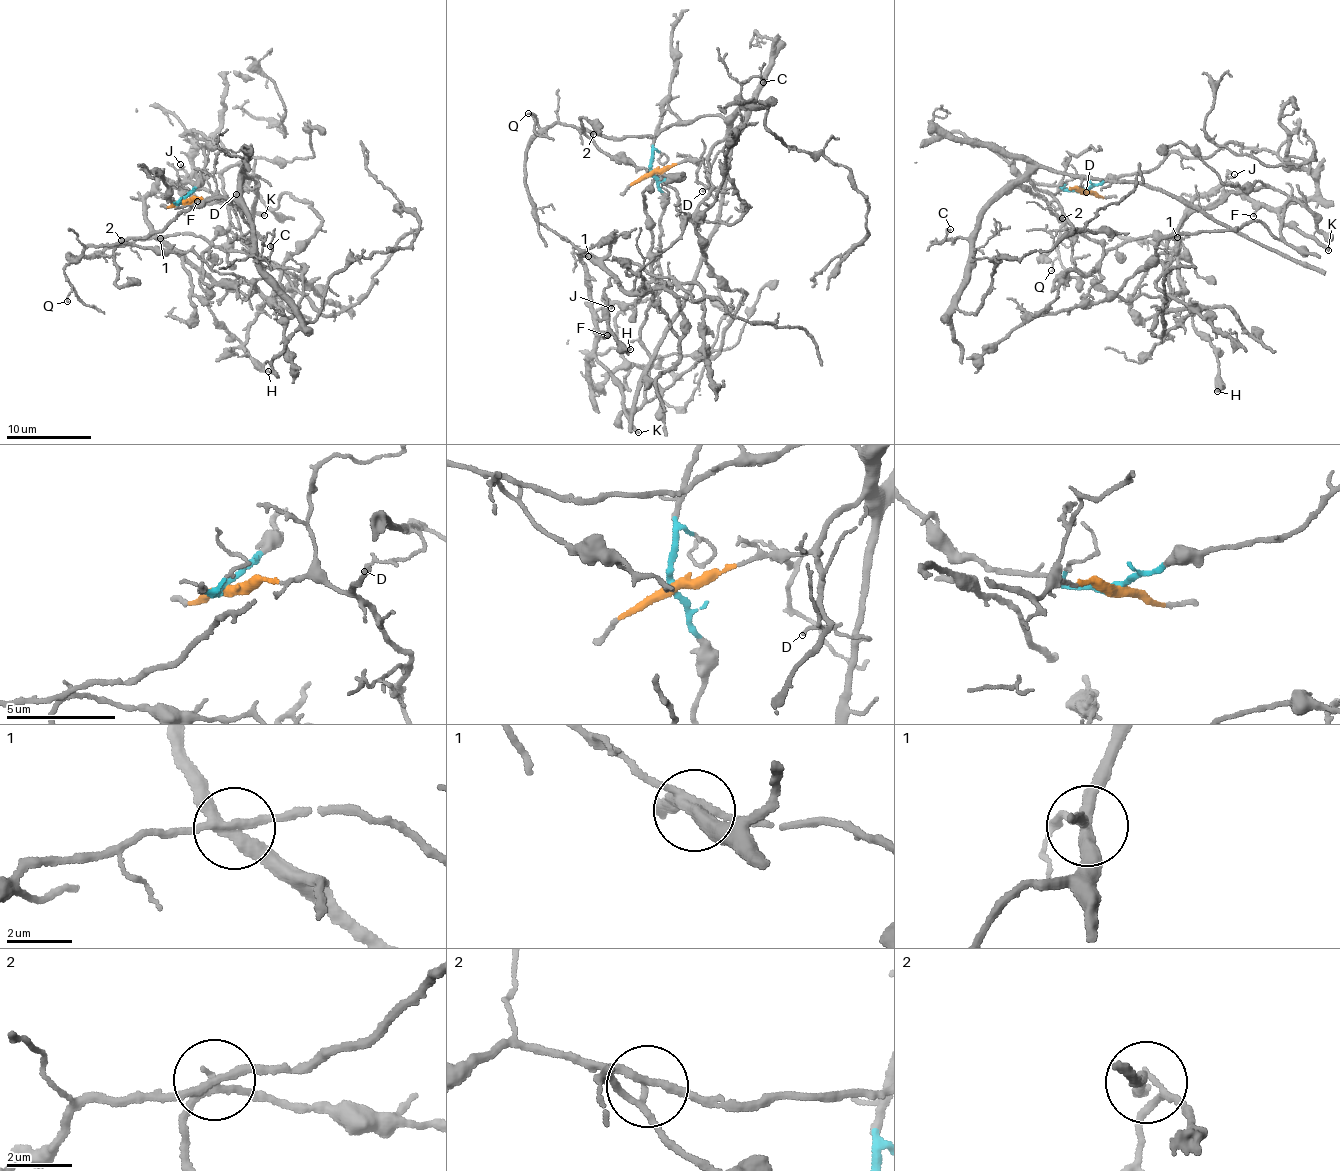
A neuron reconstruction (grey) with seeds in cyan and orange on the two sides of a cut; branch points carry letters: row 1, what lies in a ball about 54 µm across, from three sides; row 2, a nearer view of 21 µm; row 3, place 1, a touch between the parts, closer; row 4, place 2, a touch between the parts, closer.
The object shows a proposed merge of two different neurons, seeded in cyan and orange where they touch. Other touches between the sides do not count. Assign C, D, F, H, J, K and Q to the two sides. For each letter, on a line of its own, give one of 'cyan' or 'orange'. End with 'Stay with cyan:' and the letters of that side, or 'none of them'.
C: orange
D: orange
F: cyan
H: cyan
J: cyan
K: cyan
Q: orange
Stay with cyan: F, H, J, K

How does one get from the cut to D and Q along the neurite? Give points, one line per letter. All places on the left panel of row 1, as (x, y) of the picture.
D: (182, 199), (215, 196), (231, 201), (241, 176), (252, 177), (259, 183), (236, 195)
Q: (182, 199), (232, 201), (240, 193), (190, 205), (144, 237), (89, 247), (63, 268), (67, 301)

